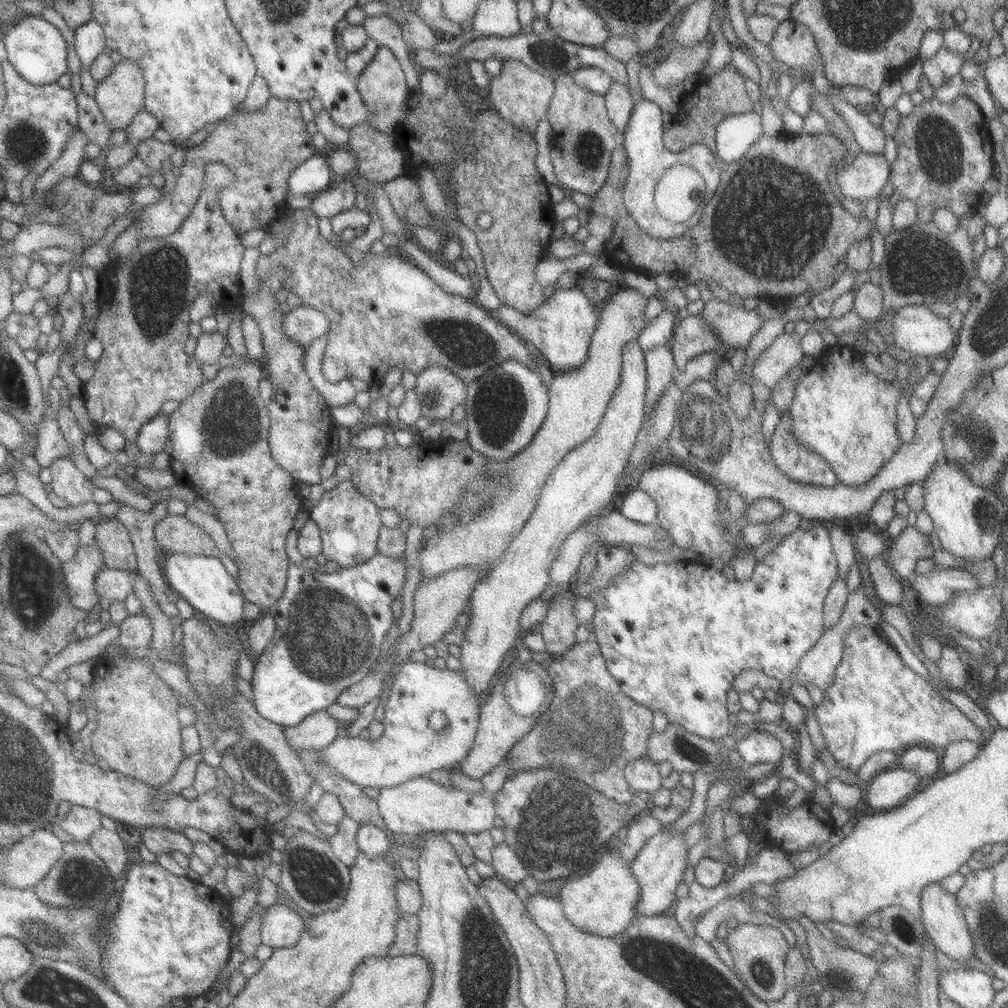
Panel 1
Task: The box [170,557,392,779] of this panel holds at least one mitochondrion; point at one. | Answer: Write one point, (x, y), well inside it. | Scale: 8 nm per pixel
(327, 636)

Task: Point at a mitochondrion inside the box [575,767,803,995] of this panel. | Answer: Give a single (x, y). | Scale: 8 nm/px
(760, 972)

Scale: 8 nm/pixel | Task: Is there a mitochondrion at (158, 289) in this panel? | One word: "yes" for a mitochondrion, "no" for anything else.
yes

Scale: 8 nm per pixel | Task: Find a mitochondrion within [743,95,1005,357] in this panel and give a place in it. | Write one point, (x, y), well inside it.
(939, 144)

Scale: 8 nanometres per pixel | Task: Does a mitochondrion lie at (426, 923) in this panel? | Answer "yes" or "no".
no

